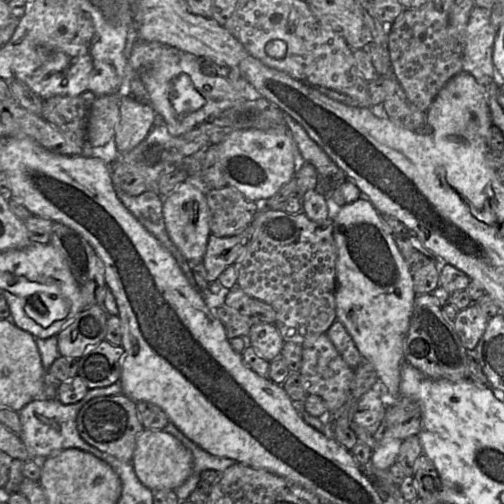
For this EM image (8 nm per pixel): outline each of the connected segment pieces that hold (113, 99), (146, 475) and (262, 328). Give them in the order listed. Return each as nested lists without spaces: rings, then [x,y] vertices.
[[[121,94],[98,96],[90,108],[87,140],[93,147],[103,147],[114,139],[120,116]]]
[[[143,429],[136,442],[132,464],[141,483],[151,491],[175,490],[193,470],[193,455],[180,440],[164,430]]]
[[[254,323],[247,337],[249,344],[268,362],[280,356],[285,343],[276,326],[269,323]]]

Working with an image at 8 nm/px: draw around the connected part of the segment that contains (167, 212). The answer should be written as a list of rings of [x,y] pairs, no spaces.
[[[187,180],[180,183],[170,195],[163,197],[163,217],[170,239],[184,258],[202,261],[211,234],[205,194]]]

